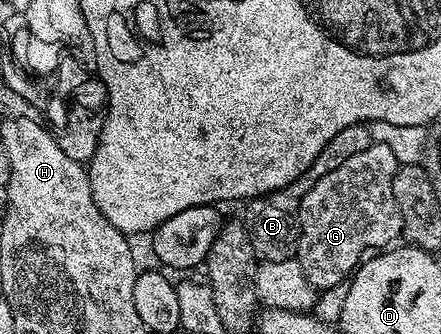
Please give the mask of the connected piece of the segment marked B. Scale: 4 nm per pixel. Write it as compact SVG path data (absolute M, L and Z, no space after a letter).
M368 124L346 126L346 130L338 130L338 134L334 134L334 138L326 142L326 146L322 146L322 154L318 154L318 158L314 158L306 171L294 178L294 182L290 182L290 186L247 201L245 208L248 209L245 210L242 220L248 229L248 237L256 257L270 262L293 259L300 243L300 203L310 186L314 186L318 178L330 174L330 170L338 170L338 166L342 166L342 162L347 162L349 158L354 158L354 154L362 154L362 150L369 148L372 143L372 129Z

